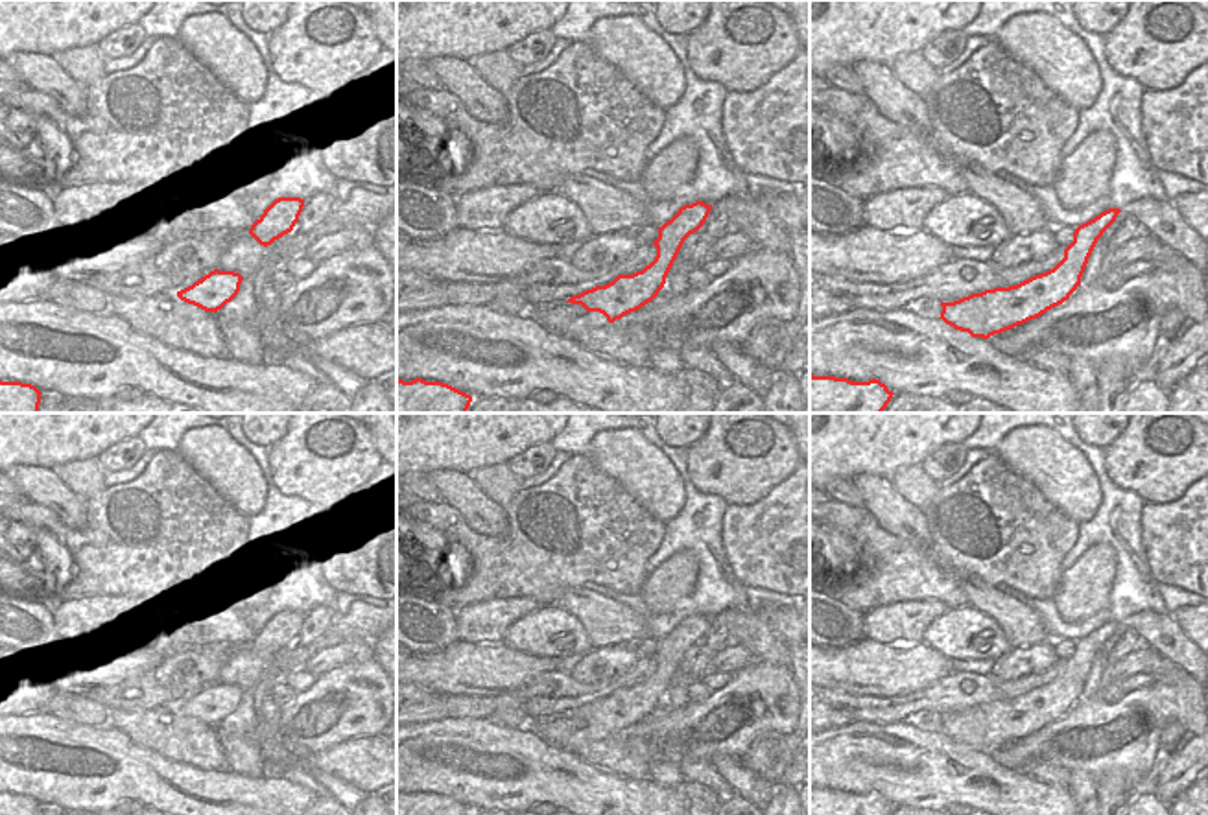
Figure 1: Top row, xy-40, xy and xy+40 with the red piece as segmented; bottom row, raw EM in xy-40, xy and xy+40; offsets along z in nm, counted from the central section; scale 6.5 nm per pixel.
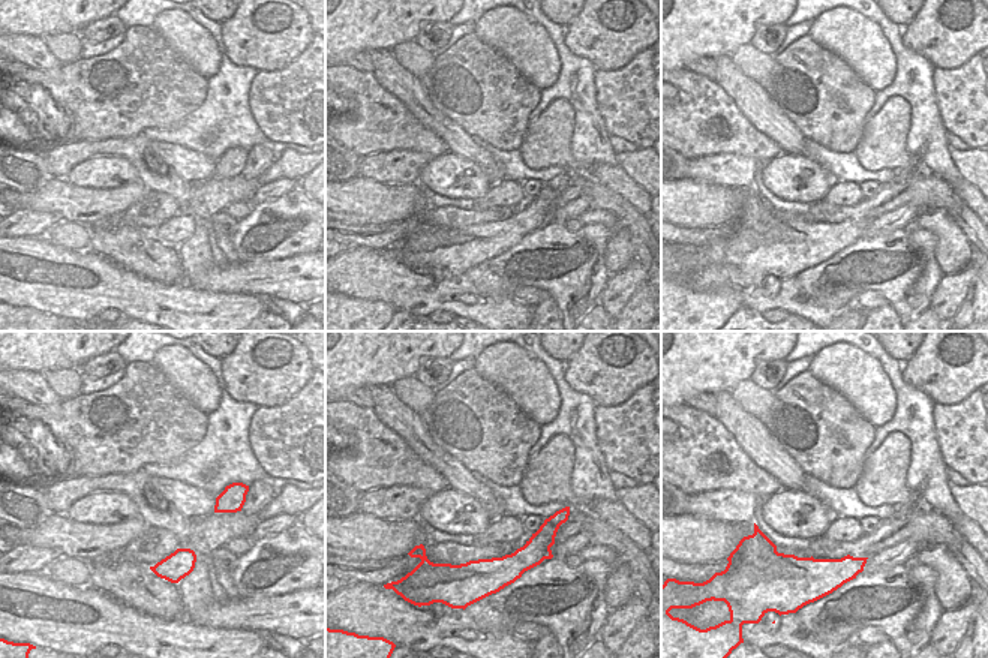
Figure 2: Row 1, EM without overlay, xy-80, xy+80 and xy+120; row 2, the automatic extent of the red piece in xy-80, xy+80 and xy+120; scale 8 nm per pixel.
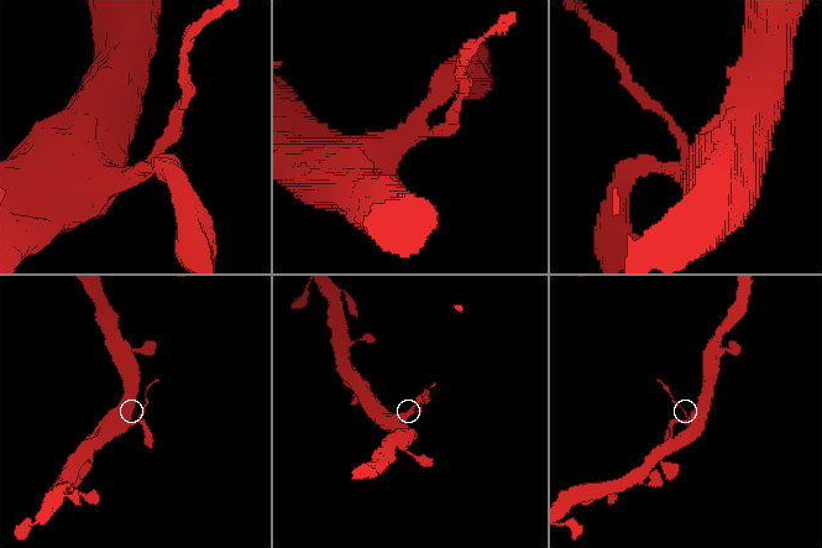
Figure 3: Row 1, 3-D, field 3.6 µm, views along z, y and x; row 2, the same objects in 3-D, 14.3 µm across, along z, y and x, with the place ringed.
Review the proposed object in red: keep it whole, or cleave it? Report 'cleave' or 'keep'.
cleave

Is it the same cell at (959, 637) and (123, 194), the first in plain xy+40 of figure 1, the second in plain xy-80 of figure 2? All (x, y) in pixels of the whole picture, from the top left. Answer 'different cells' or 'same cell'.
different cells

